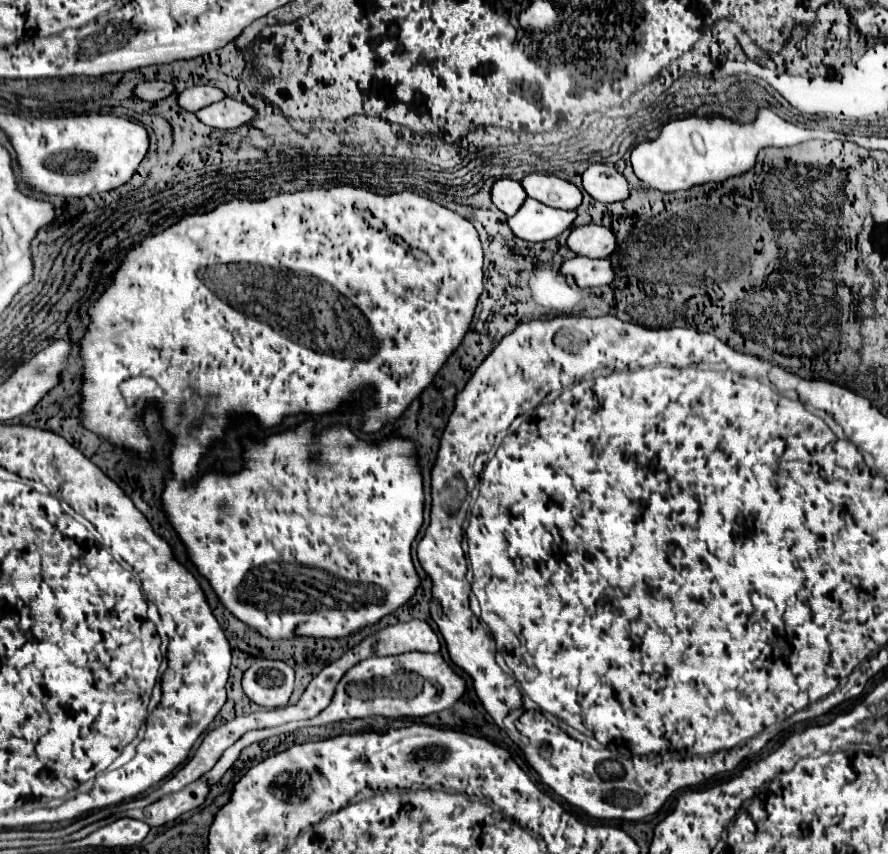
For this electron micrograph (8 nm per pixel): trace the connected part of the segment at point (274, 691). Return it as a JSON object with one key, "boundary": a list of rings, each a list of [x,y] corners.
{"boundary":[[[260,660],[244,672],[242,688],[246,696],[260,706],[286,706],[294,688],[294,670],[278,660]]]}

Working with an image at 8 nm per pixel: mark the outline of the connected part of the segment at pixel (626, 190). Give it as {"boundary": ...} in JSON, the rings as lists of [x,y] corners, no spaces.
{"boundary":[[[592,164],[584,176],[584,190],[600,202],[618,202],[630,196],[630,182],[614,166]]]}

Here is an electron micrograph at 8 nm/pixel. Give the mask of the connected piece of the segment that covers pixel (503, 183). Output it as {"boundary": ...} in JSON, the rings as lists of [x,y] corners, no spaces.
{"boundary":[[[500,178],[492,186],[492,202],[506,216],[514,216],[520,210],[520,204],[524,204],[526,198],[528,196],[526,196],[522,184],[516,182],[516,180],[512,180],[512,178]]]}

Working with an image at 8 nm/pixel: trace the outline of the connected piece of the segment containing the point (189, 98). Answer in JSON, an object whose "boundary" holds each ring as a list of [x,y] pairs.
{"boundary":[[[192,86],[178,96],[178,104],[188,112],[198,112],[216,100],[224,100],[226,94],[216,86]]]}

